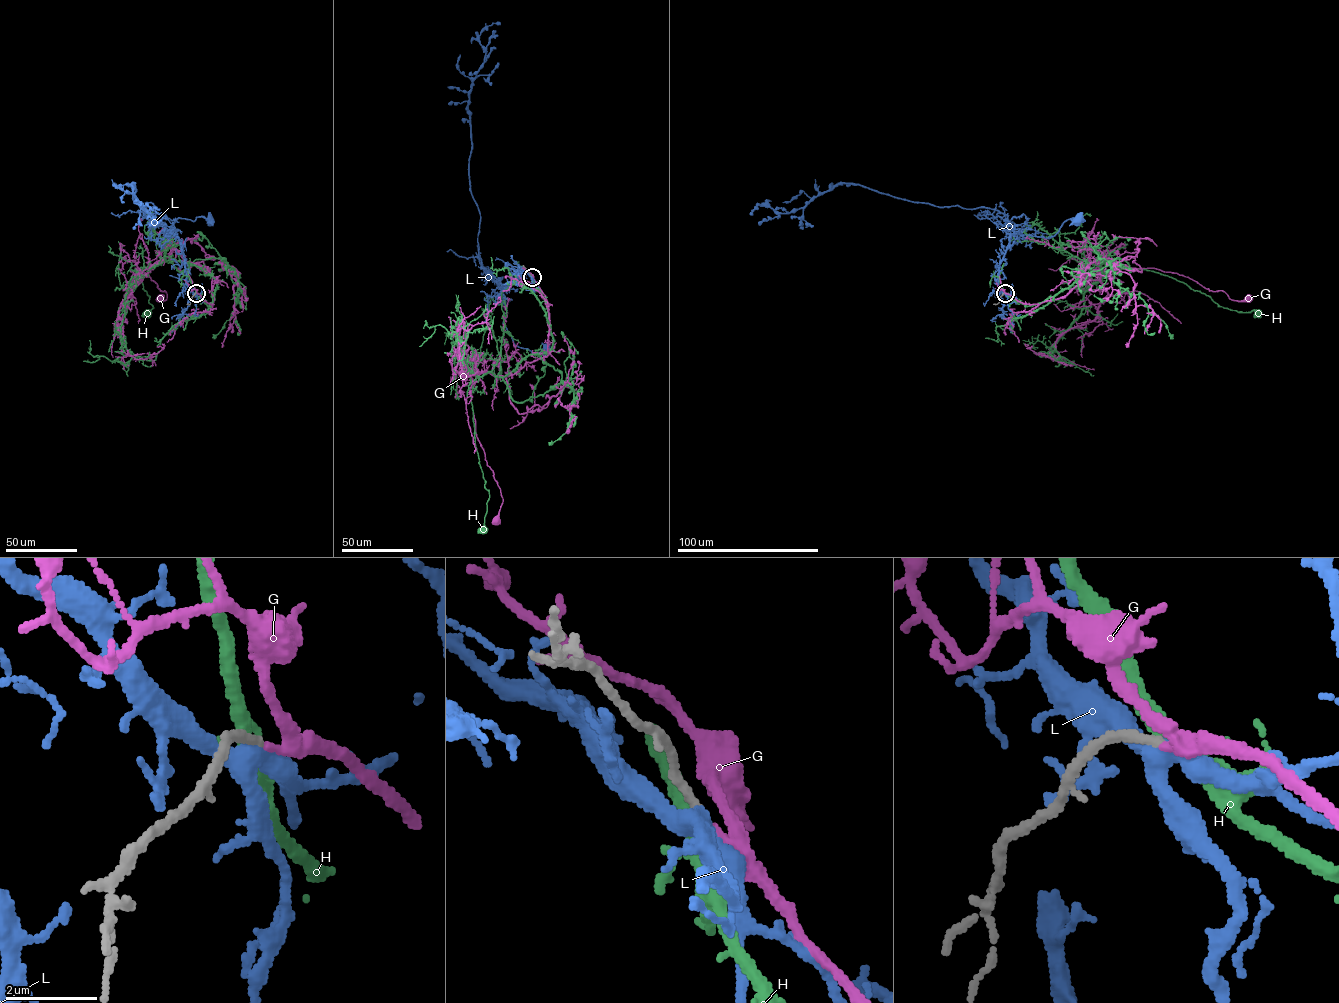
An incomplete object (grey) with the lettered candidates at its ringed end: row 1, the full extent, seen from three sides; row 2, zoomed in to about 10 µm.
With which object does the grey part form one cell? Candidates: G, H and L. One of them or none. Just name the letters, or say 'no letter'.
G

